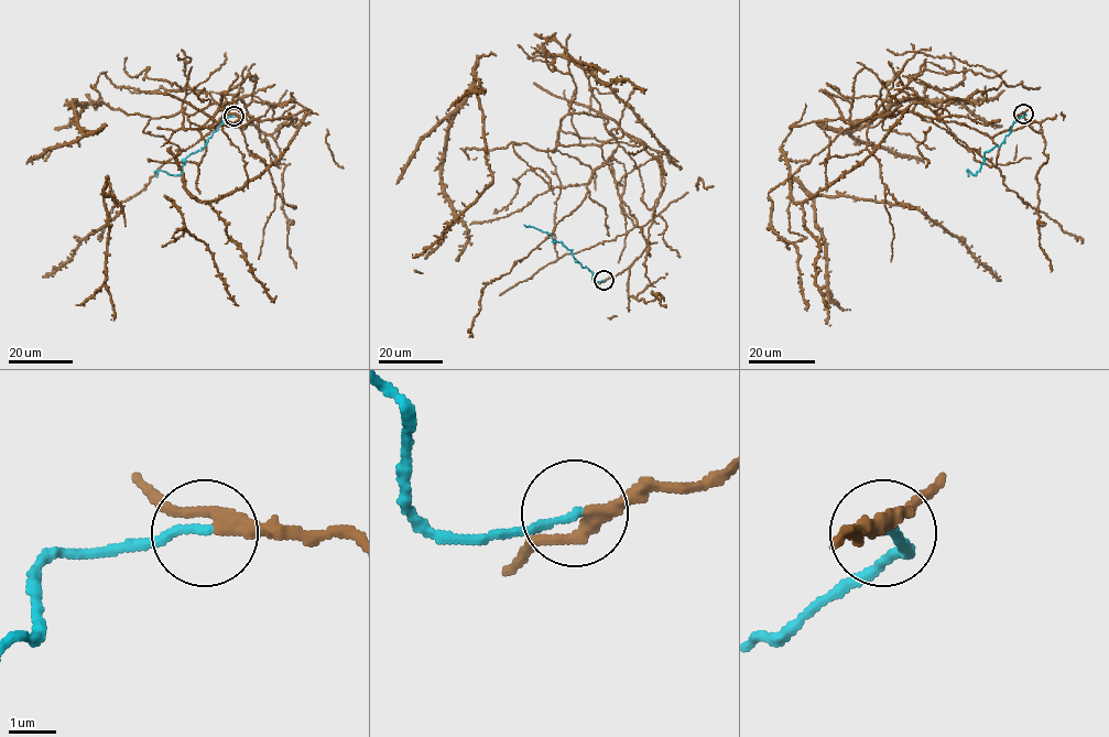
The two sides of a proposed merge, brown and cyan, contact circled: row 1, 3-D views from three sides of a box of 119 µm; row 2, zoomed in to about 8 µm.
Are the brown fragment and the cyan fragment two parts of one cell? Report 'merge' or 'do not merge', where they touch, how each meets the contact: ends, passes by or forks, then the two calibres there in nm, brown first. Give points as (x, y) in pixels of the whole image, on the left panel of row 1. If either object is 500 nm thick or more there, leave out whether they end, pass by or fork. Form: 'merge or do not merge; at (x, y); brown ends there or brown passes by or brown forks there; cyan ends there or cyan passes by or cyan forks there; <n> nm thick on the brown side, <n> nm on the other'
do not merge; at (234, 116); brown passes by; cyan ends there; 300 nm thick on the brown side, 170 nm on the other

